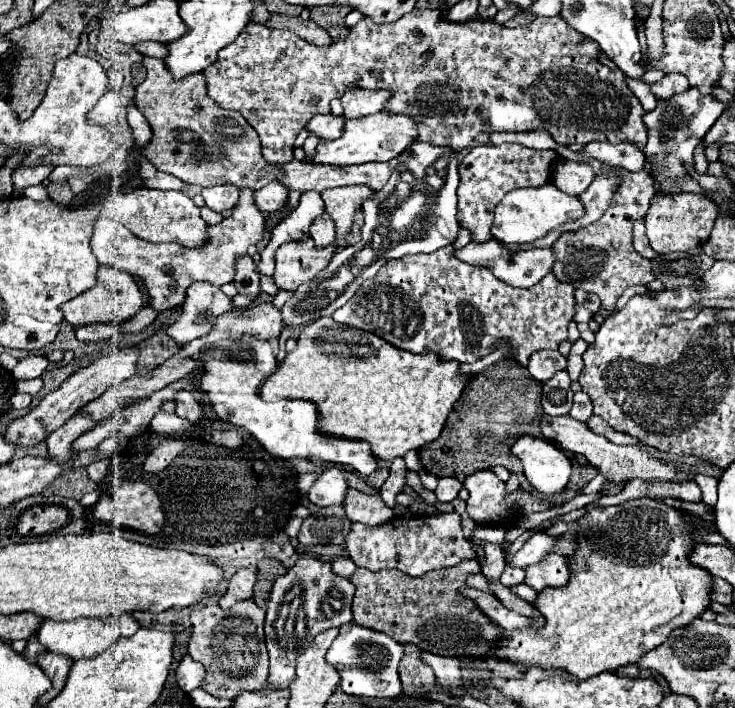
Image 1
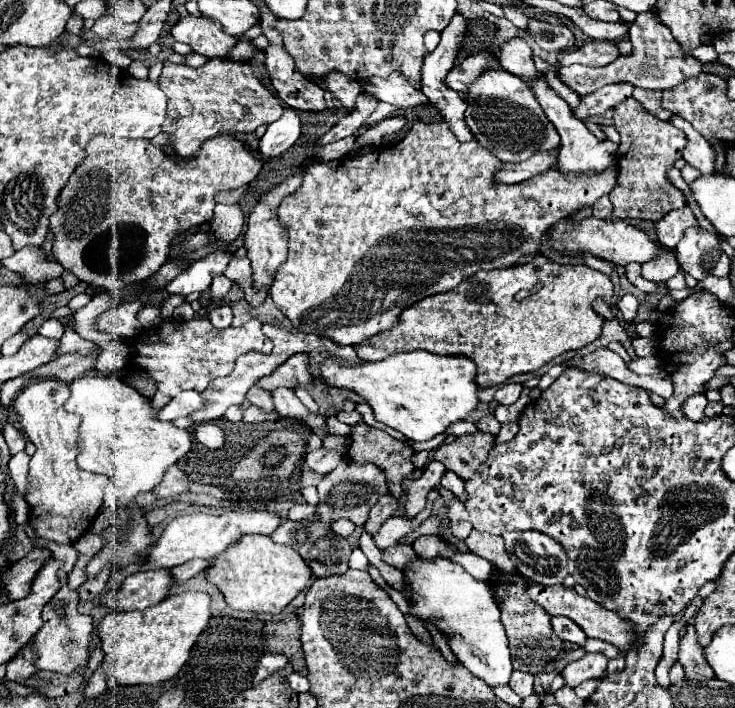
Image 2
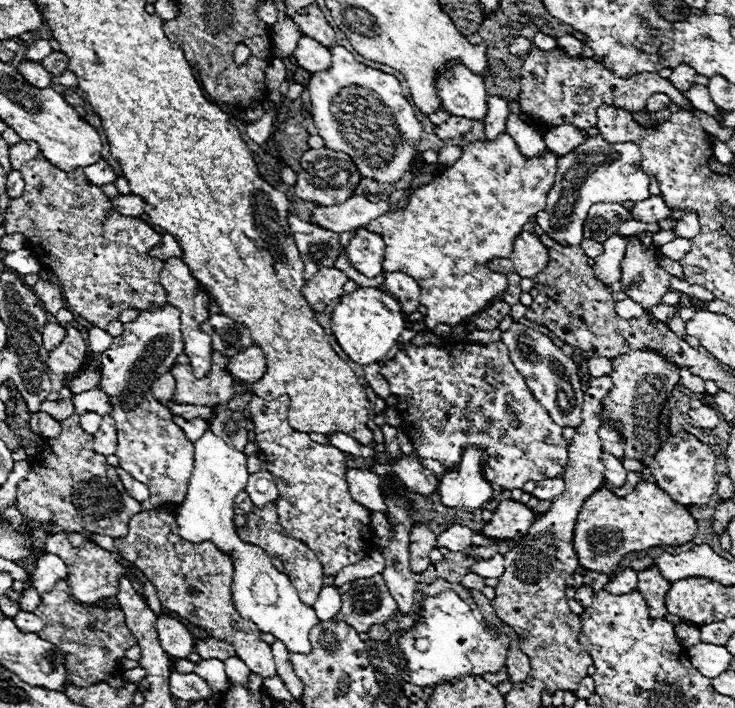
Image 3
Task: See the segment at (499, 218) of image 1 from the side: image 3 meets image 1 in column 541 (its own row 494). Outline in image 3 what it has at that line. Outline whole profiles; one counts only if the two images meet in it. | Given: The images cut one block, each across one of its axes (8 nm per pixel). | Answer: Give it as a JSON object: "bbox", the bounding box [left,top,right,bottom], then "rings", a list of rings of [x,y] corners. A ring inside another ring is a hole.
{"bbox":[176,430,320,654],"rings":[[[208,430],[198,442],[194,442],[194,468],[188,482],[188,492],[176,512],[180,536],[184,536],[188,542],[212,540],[218,550],[230,556],[234,564],[232,600],[236,602],[240,616],[252,620],[260,632],[276,636],[290,652],[308,654],[312,650],[308,632],[320,622],[314,608],[300,602],[290,578],[272,566],[272,560],[262,548],[240,540],[238,528],[234,526],[234,498],[244,490],[246,480],[246,456]]]}

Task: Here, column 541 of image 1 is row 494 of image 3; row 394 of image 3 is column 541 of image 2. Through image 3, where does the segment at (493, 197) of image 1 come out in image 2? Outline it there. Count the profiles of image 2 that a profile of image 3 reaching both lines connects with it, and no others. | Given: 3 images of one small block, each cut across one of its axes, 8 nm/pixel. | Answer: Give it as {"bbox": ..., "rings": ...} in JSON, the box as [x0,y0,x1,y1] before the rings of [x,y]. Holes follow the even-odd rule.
{"bbox":[466,64,560,162],"rings":[[[500,64],[478,76],[466,92],[466,126],[476,136],[480,146],[490,150],[502,162],[524,162],[536,152],[548,152],[560,146],[560,134],[542,112],[528,84],[518,76],[504,72]]]}

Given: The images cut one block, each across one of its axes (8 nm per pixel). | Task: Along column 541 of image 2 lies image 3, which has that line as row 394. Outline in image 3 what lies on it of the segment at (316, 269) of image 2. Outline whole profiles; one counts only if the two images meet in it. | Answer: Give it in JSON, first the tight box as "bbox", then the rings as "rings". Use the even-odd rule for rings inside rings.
{"bbox":[170,350,252,406],"rings":[[[212,350],[212,368],[208,376],[196,378],[190,364],[174,364],[170,368],[176,378],[172,402],[192,406],[218,406],[234,400],[238,394],[252,392],[252,384],[240,384],[228,376],[228,356]]]}

